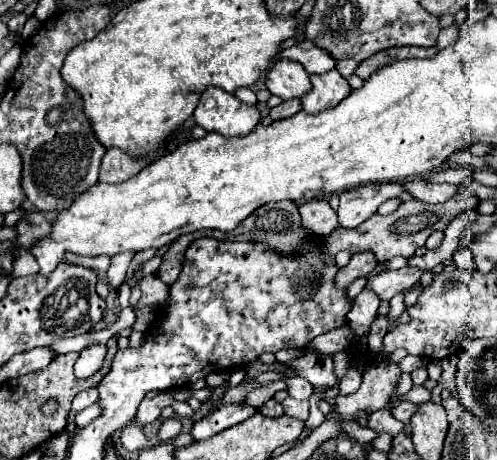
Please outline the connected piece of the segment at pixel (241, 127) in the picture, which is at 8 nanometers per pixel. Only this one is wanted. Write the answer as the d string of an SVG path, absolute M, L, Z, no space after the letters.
M206 88L192 118L206 132L244 136L250 134L260 122L260 110L240 102L234 94L228 94L222 88Z

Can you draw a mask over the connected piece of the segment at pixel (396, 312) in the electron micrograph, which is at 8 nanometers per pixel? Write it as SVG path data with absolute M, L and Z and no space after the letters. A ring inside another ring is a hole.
M396 294L396 296L390 300L388 320L390 320L390 322L396 322L402 312L404 312L404 294Z

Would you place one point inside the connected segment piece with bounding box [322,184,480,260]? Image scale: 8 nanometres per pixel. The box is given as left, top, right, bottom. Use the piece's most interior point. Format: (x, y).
(399, 234)

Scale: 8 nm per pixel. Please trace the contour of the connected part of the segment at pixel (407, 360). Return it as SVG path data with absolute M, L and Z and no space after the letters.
M407 355L398 363L398 366L402 372L411 373L416 368L420 368L422 366L425 367L427 365L427 362L428 361L426 358L420 358L413 355Z

